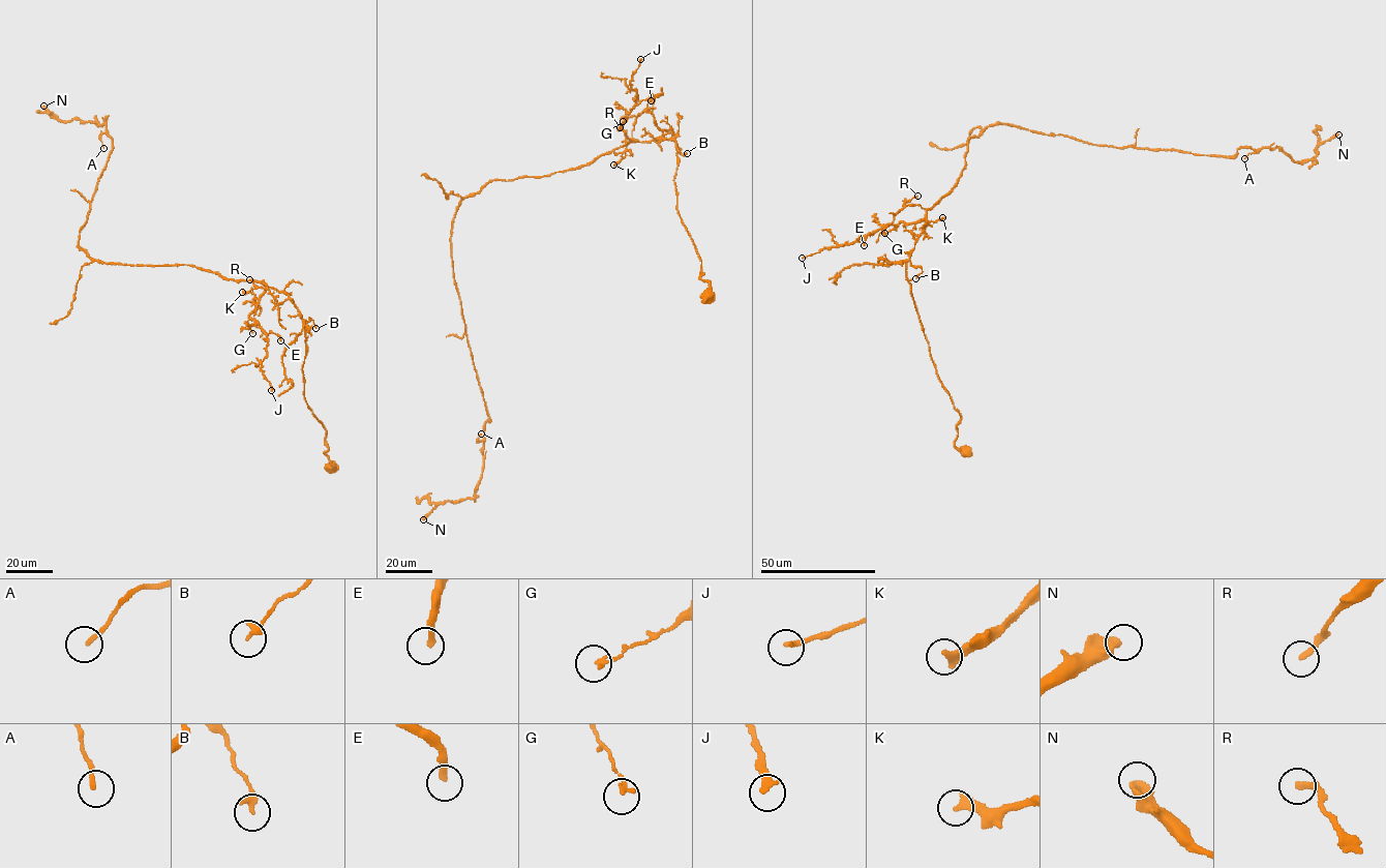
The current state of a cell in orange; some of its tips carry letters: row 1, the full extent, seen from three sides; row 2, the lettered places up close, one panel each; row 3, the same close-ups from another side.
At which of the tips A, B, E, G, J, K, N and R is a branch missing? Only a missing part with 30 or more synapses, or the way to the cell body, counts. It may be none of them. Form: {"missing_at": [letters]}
{"missing_at": []}

